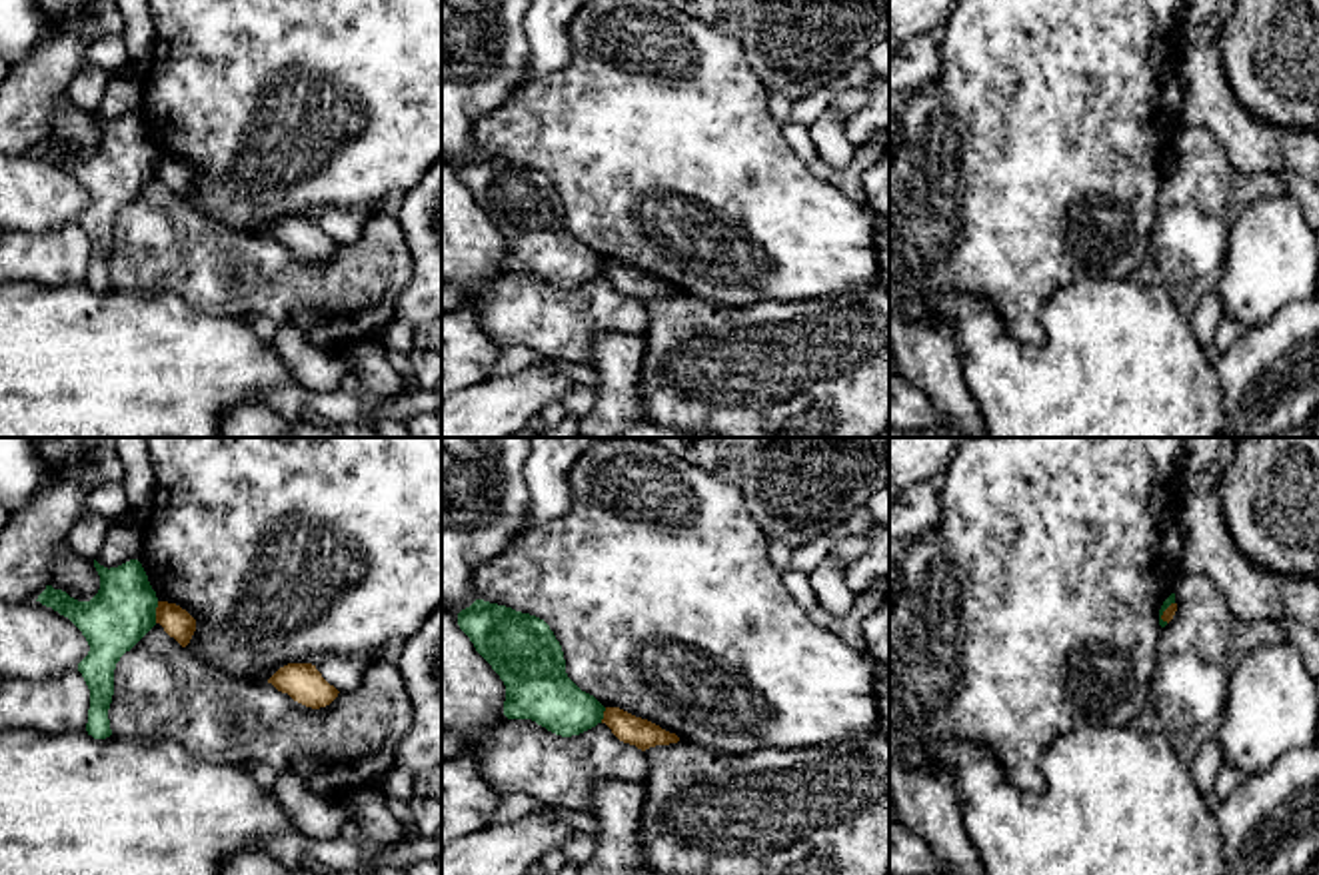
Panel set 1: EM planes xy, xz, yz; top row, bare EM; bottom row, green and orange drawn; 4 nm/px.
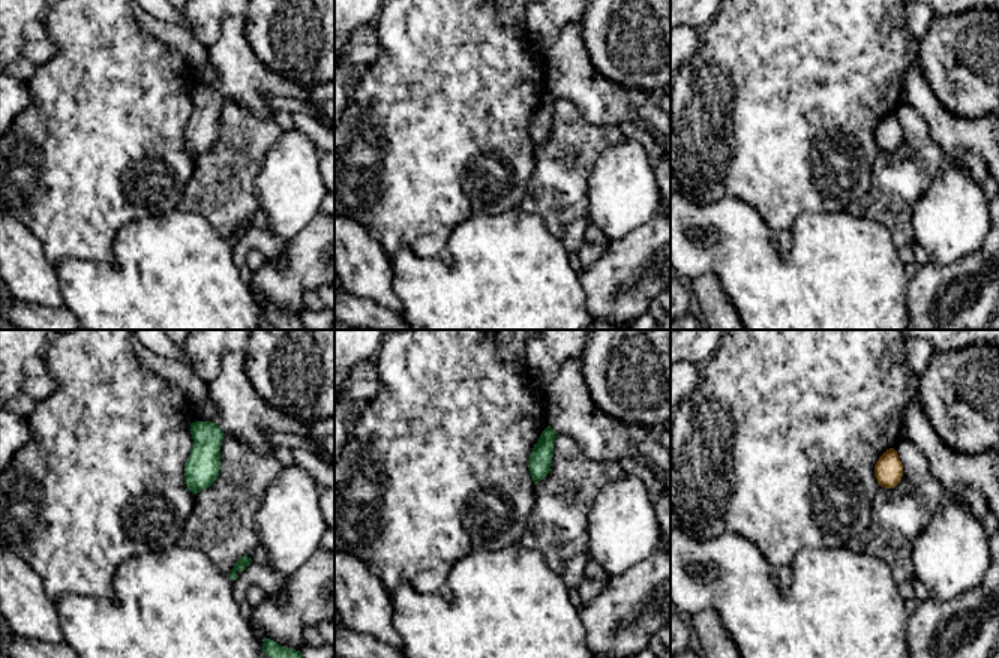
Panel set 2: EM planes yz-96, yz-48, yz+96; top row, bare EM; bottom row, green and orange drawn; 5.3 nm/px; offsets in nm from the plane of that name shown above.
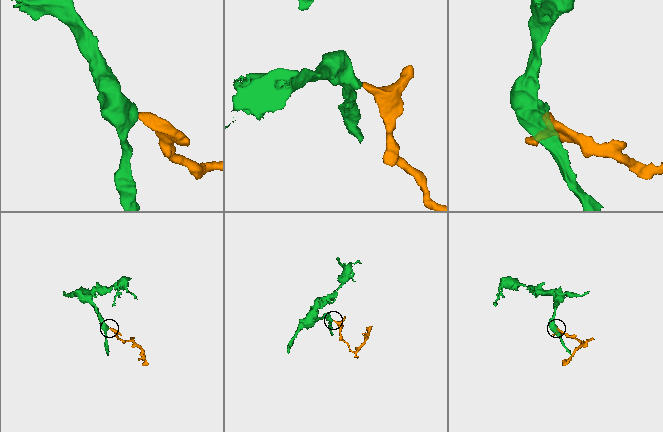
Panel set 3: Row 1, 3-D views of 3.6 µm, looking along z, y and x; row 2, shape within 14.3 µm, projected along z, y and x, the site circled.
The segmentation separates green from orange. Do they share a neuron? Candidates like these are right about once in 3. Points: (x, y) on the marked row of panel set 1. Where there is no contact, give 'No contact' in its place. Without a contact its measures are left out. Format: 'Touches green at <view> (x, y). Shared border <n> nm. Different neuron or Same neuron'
Touches green at xy (154, 612). Shared border 90 nm. Different neuron

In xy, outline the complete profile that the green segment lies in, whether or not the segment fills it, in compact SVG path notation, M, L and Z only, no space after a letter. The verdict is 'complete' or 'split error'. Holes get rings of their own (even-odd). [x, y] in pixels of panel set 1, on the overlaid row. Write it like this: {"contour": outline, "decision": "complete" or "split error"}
{"contour": "M94 559L94 567L100 589L90 601L78 601L52 585L36 601L68 617L86 637L90 651L78 663L90 689L86 731L106 739L112 735L108 709L116 663L156 625L158 597L138 559L110 569Z", "decision": "complete"}

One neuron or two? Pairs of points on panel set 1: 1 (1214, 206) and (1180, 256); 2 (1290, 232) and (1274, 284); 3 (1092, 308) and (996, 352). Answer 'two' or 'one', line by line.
1: one
2: one
3: one

